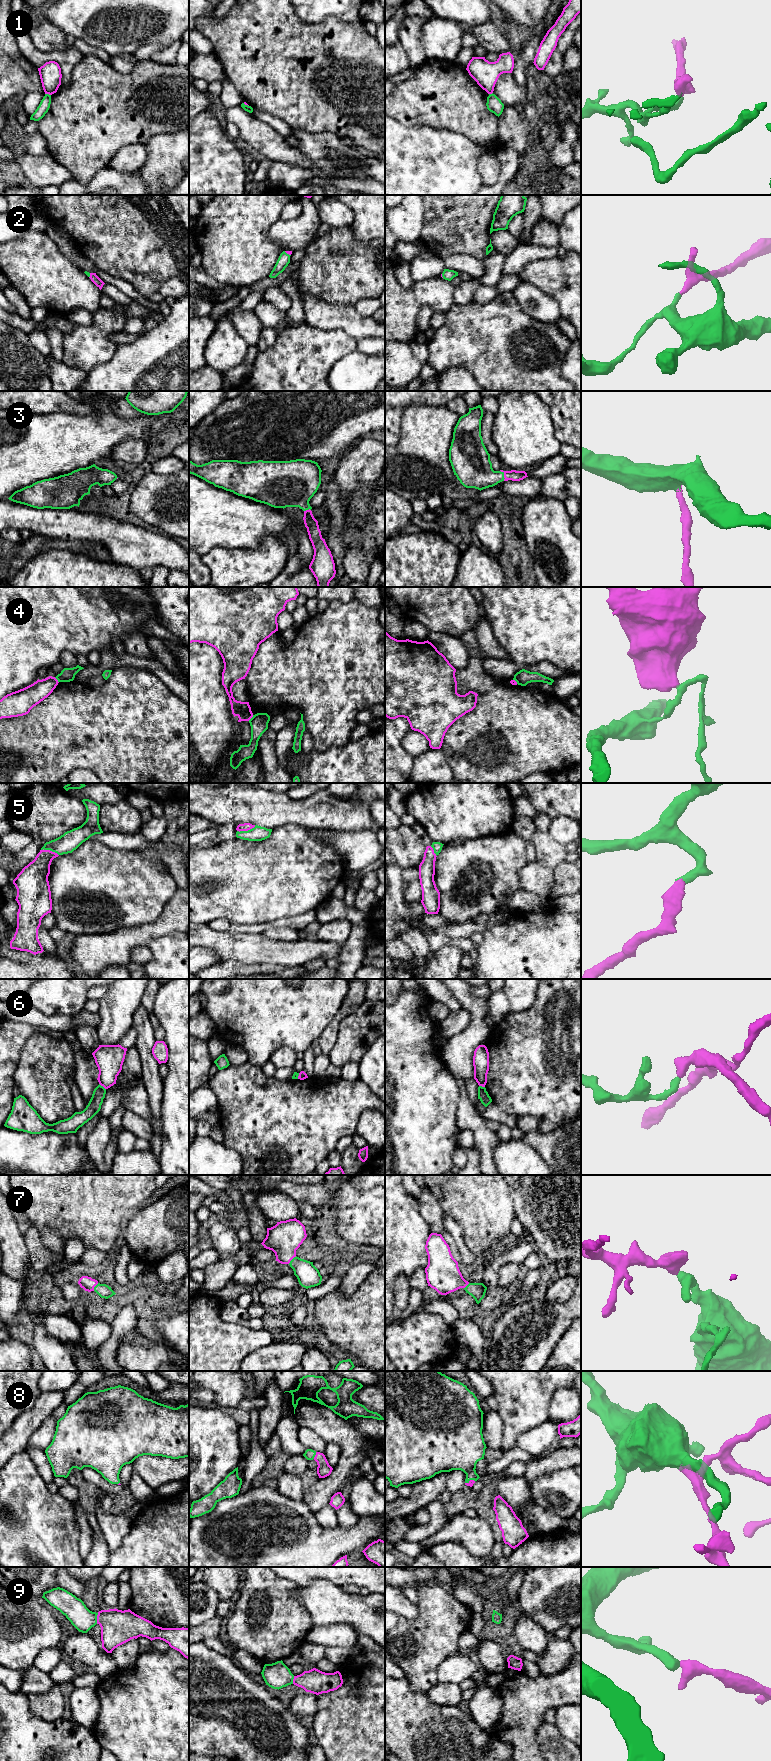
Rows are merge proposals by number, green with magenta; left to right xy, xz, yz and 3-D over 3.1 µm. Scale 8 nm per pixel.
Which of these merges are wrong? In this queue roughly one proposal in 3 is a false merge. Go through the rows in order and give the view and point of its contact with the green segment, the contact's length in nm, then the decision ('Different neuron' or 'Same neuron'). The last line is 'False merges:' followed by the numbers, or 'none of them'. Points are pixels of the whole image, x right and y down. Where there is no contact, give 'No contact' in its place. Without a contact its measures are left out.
1: Touches green at xy (48, 94). Shared border 50 nm. Different neuron
2: Touches green at xz (286, 253). Shared border 70 nm. Same neuron
3: Touches green at yz (503, 475). Shared border 90 nm. Same neuron
4: Touches green at xz (251, 718). Shared border 60 nm. Different neuron
5: Touches green at xz (246, 831). Shared border 160 nm. Same neuron
6: Touches green at xy (102, 1086). Shared border 80 nm. Different neuron
7: Touches green at xz (292, 1259). Shared border 90 nm. Same neuron
8: Touches green at xz (315, 1454). Shared border 60 nm. Same neuron
9: Touches green at xy (96, 1618). Shared border 90 nm. Same neuron
False merges: 1, 4, 6

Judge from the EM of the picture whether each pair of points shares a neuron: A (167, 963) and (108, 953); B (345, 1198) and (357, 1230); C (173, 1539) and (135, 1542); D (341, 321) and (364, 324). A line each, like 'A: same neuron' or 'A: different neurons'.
A: different neurons
B: same neuron
C: same neuron
D: same neuron

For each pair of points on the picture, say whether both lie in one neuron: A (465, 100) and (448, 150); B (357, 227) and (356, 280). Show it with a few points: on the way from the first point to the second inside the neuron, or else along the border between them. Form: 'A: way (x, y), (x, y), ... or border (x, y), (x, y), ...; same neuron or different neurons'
A: border (431, 126), (462, 133), (475, 143); different neurons
B: border (349, 226), (358, 240), (374, 240); different neurons

